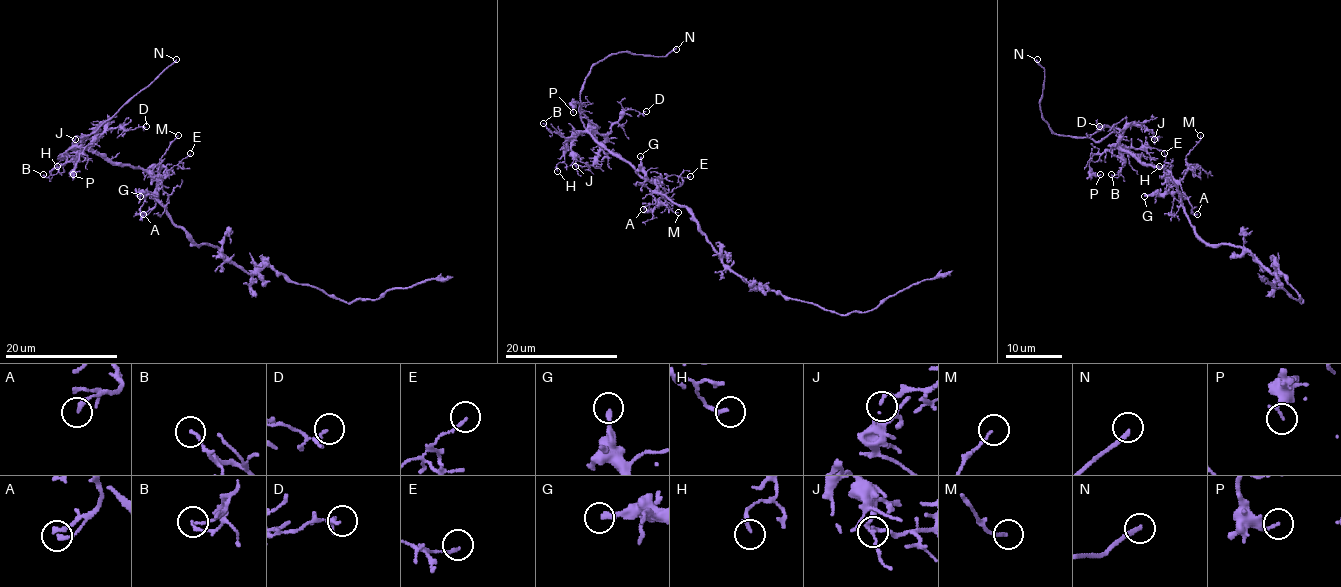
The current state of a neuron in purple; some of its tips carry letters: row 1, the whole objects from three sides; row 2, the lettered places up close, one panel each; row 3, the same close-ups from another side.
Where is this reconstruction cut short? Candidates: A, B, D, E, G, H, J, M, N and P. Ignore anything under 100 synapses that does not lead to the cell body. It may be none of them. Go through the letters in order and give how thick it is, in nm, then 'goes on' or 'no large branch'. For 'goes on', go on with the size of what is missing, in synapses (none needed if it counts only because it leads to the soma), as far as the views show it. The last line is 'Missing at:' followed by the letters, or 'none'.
A: 200 nm thick; no large branch
B: 160 nm thick; no large branch
D: 140 nm thick; no large branch
E: 140 nm thick; no large branch
G: 220 nm thick; no large branch
H: 180 nm thick; no large branch
J: 180 nm thick; no large branch
M: 130 nm thick; no large branch
N: 200 nm thick; goes on
P: 200 nm thick; no large branch
Missing at: N

